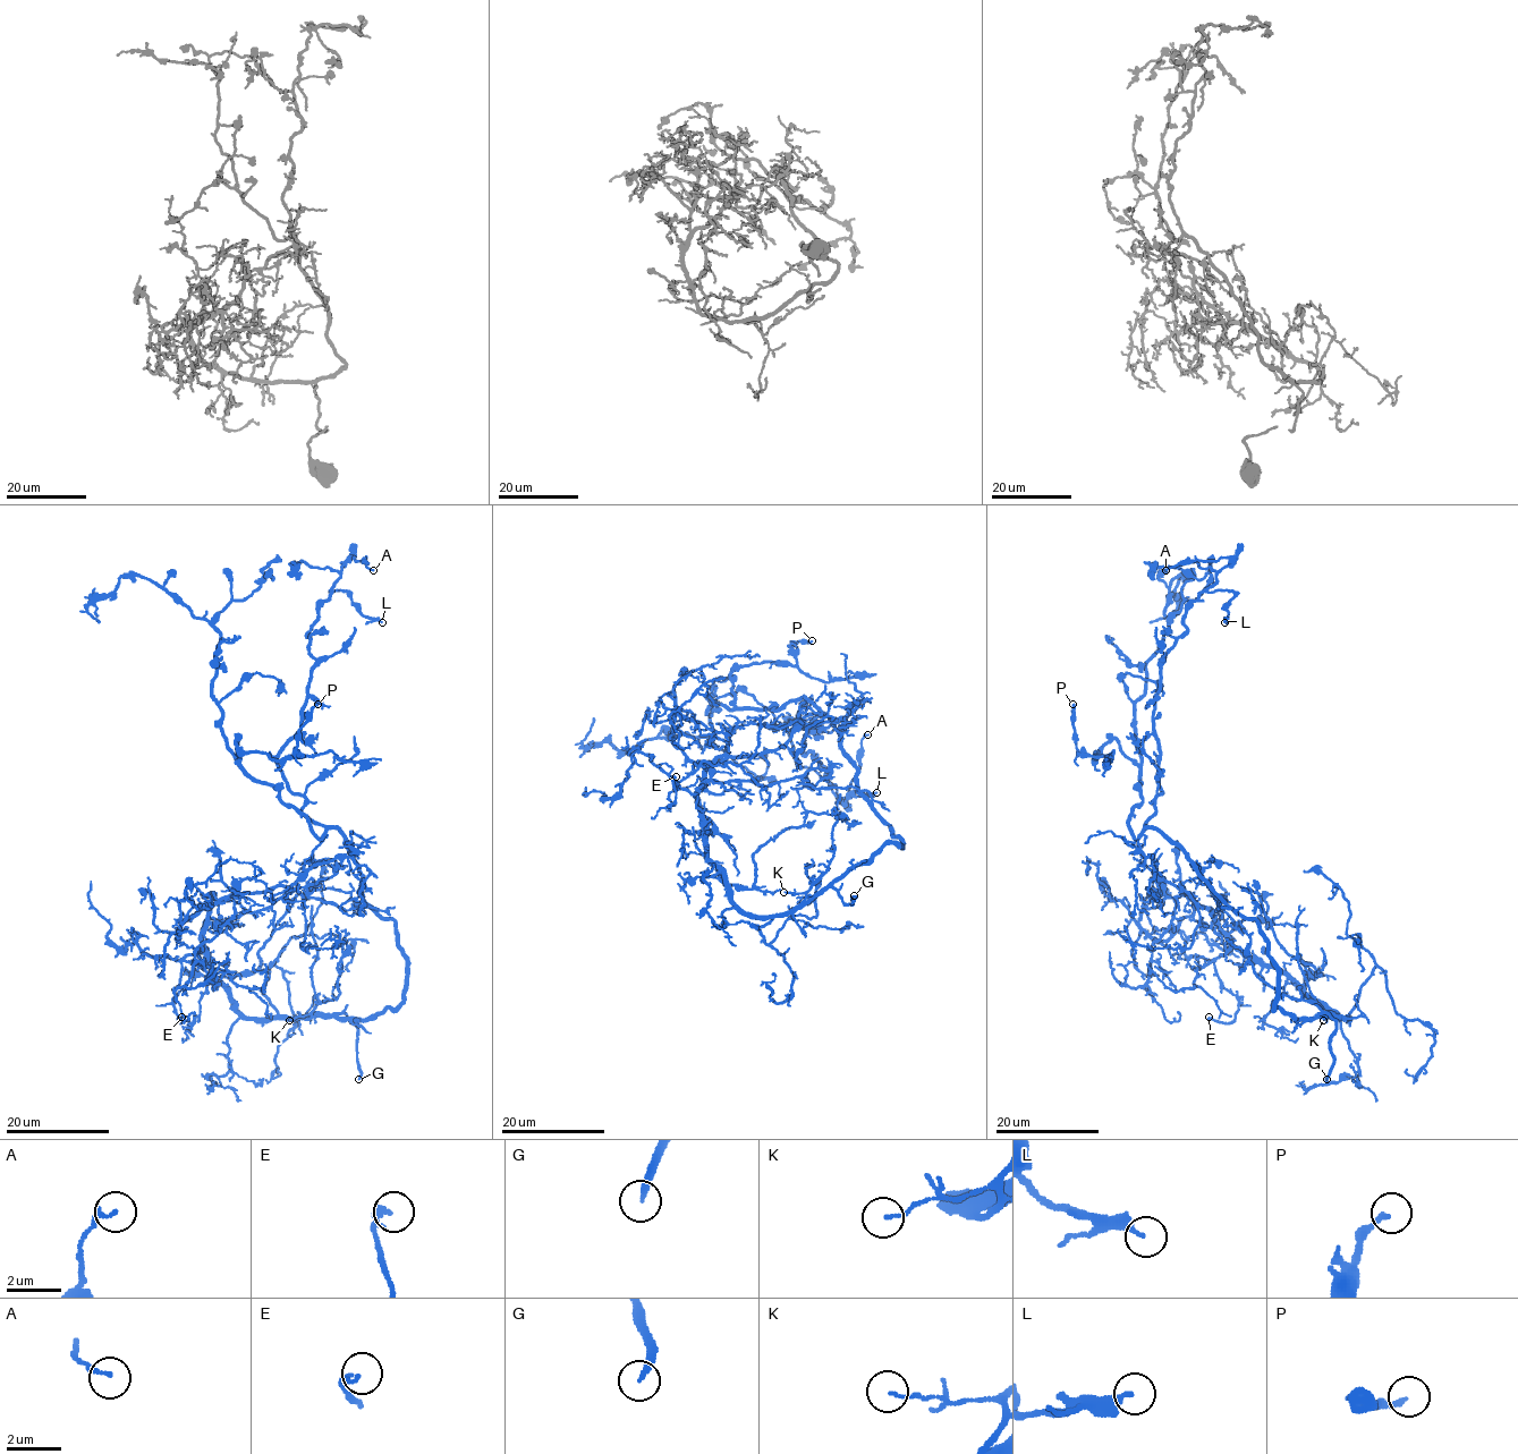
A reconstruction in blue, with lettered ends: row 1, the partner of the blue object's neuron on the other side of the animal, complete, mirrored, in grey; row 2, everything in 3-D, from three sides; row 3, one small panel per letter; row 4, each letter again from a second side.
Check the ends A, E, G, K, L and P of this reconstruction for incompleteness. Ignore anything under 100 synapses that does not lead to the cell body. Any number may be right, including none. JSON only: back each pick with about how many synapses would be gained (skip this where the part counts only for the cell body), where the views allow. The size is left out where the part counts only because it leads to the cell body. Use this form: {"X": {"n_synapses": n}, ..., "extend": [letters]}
{"extend": ["G"]}

